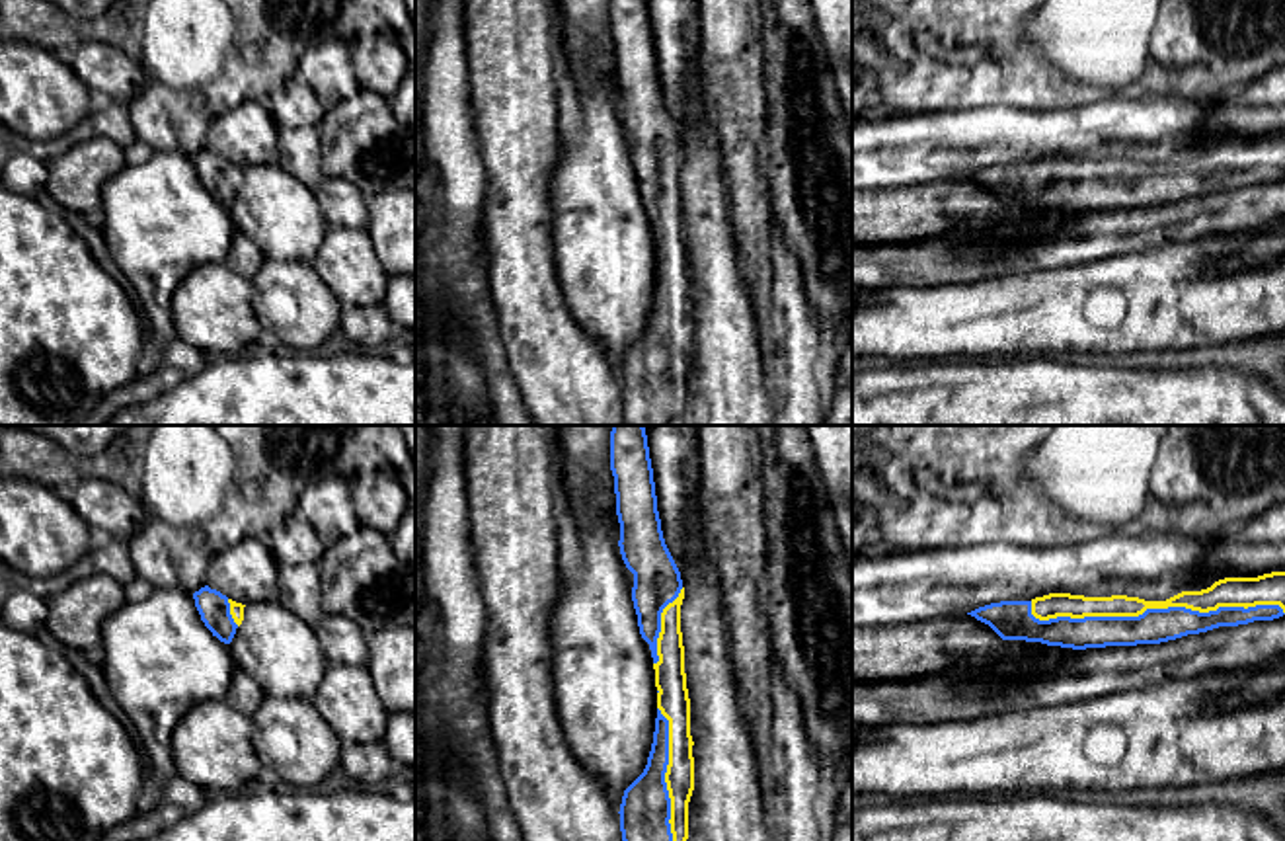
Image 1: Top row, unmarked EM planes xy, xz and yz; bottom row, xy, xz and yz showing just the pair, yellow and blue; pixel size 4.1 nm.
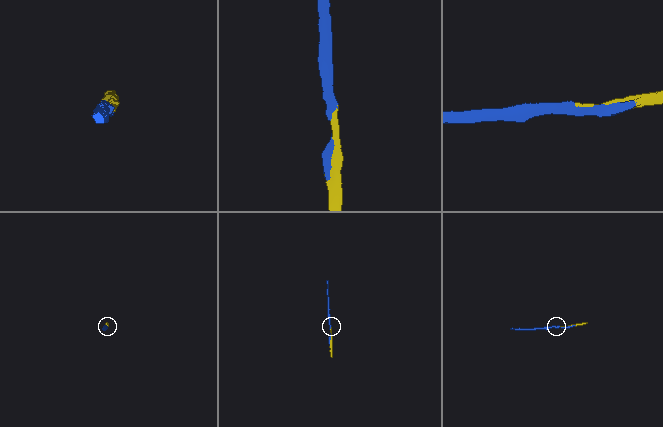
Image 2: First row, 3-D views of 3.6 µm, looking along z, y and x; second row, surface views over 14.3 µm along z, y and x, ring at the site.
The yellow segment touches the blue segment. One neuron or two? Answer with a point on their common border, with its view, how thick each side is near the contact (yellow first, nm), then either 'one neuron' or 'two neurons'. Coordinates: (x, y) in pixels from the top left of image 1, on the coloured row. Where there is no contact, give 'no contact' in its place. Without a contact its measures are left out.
yz (1153, 607) | 100/140 nm | one neuron

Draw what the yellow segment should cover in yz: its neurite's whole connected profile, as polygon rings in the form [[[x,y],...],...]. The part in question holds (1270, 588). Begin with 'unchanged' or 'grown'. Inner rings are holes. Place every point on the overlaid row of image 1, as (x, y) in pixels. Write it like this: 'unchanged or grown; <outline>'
grown; [[[1285,572],[1225,578],[1166,601],[1049,593],[1032,601],[991,603],[967,615],[989,624],[1002,640],[1072,650],[1160,644],[1219,626],[1283,617]]]

